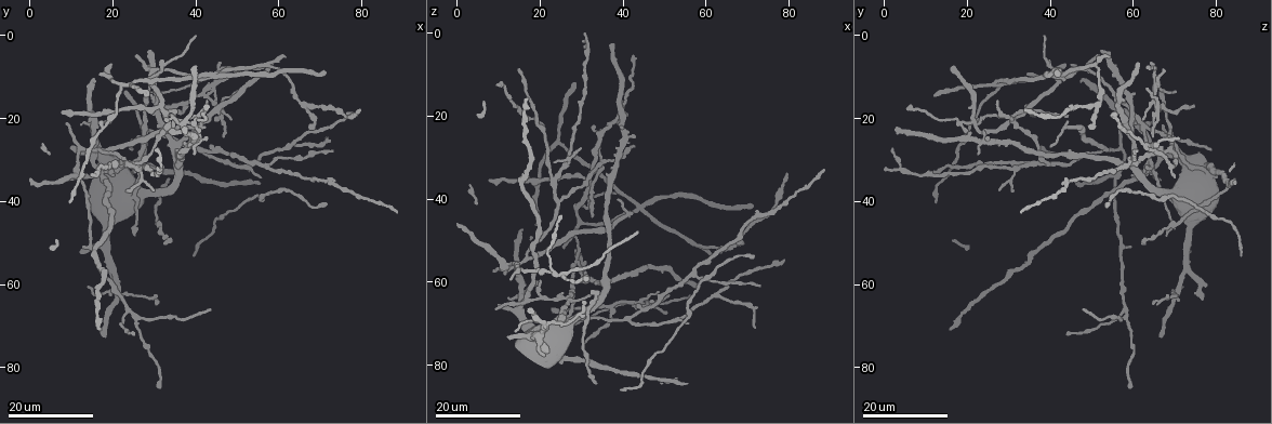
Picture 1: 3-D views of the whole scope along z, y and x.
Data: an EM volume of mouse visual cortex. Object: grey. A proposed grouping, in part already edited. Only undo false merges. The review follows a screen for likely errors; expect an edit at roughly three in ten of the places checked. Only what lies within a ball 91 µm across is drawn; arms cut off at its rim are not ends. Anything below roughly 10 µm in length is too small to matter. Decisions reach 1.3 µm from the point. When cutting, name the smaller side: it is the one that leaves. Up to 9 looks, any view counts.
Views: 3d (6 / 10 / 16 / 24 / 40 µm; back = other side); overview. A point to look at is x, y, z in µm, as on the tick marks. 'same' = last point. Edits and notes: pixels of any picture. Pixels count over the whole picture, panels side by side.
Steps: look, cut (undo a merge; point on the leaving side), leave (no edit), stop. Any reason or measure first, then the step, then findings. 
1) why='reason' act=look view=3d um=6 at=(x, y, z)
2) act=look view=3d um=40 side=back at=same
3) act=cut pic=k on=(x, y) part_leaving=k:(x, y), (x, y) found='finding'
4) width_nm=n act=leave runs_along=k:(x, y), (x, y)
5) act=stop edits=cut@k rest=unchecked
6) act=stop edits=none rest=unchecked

why='a fork' act=look view=3d um=24 at=(28.5, 10.5, 41.5)

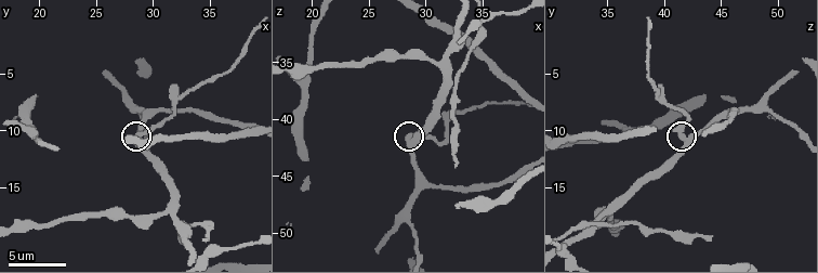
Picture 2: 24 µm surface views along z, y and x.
why='closer look' act=look view=3d um=6 at=(28.6, 11.0, 41.8)

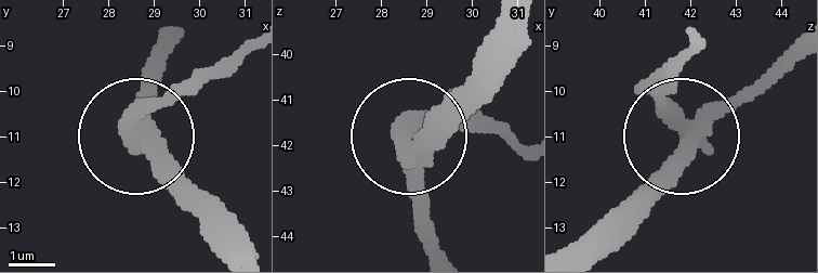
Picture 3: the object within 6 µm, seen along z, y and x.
act=cut pic=3 on=(171, 87) part_leaving=3:(133, 132), (145, 113), (250, 55) found='two neurons meet here'

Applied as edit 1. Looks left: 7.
why='thick turns thin' act=look view=3d um=24 at=(40.5, 22.5, 44.5)

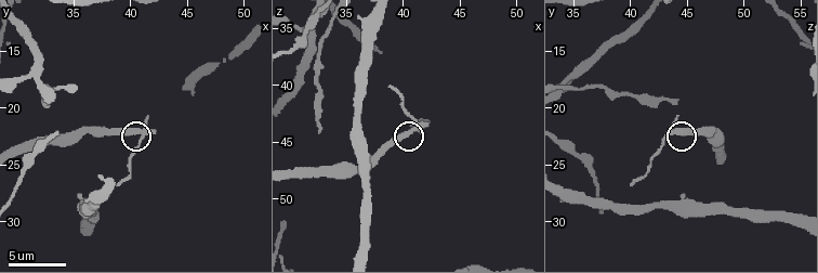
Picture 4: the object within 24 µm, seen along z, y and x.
act=look view=3d um=10 at=(40.0, 22.2, 44.2)

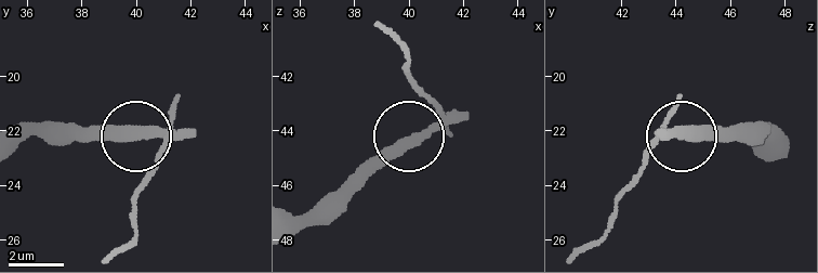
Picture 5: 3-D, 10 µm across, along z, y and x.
act=look view=3d um=10 side=back at=(40.1, 22.1, 44.4)

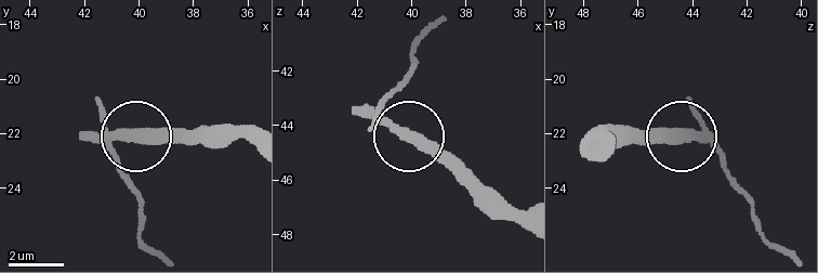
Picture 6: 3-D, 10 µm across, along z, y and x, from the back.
width_nm=420 act=leave runs_along=6:(249, 141), (235, 133), (123, 133), (111, 141), (114, 159) found='one neuron here'

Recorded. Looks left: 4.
act=look view=3d um=16 at=(57.5, 31.0, 58.5)

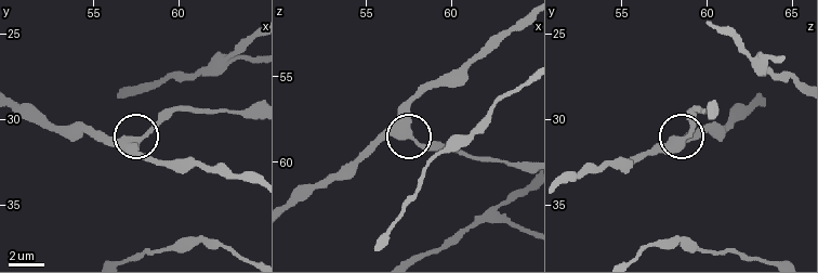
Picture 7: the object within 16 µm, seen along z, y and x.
act=look view=3d um=10 at=(57.6, 31.5, 58.3)

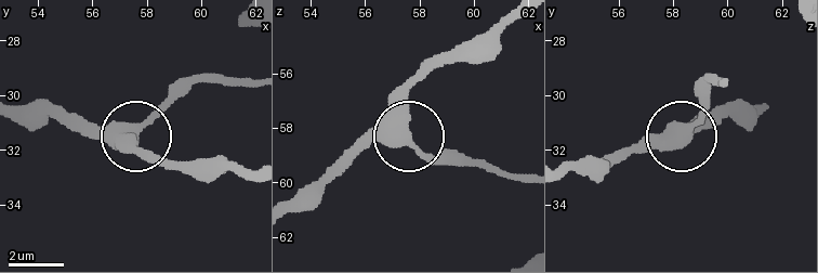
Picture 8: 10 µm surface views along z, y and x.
act=leave runs_along=8:(21, 107), (55, 107), (132, 131), (179, 89) found='continuous, no second neuron'

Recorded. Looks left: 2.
why='three-way junction' act=look view=3d um=16 at=(24.5, 31.0, 41.0)

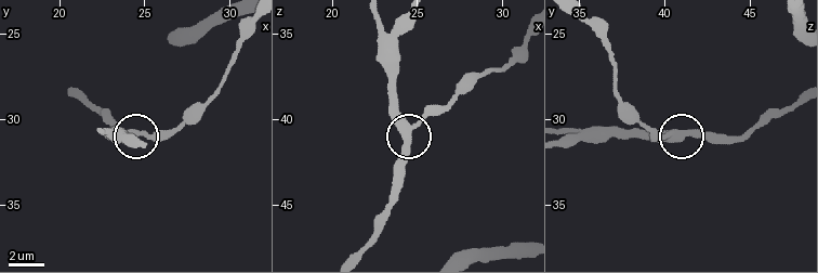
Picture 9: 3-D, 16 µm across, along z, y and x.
act=look view=3d um=6 at=(24.2, 30.9, 41.0)

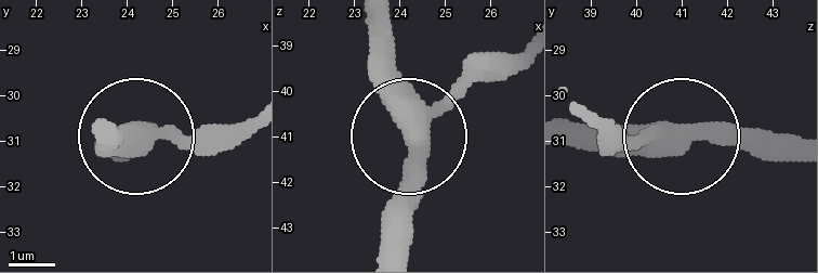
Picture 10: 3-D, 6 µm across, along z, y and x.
act=leave runs_along=10:(252, 116), (170, 140), (113, 140) found='all the same neuron'

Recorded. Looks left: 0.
act=stop edits=cut@3 rest=unchecked

